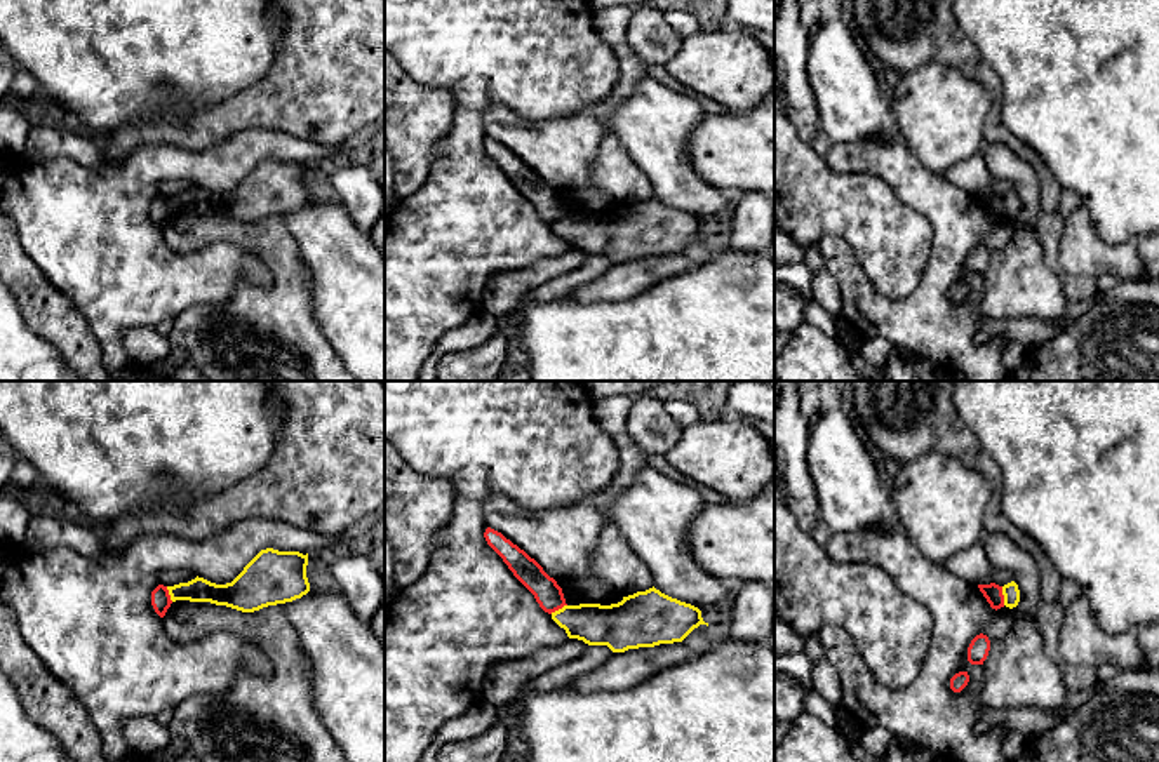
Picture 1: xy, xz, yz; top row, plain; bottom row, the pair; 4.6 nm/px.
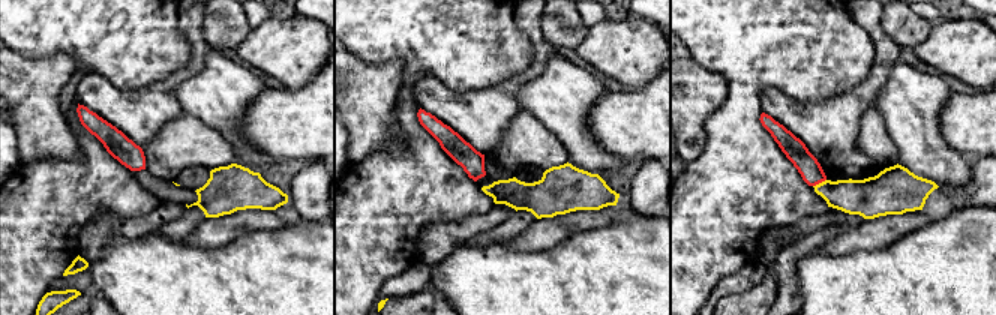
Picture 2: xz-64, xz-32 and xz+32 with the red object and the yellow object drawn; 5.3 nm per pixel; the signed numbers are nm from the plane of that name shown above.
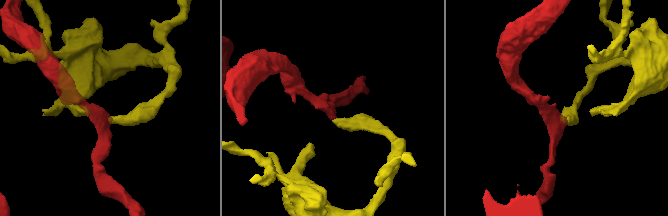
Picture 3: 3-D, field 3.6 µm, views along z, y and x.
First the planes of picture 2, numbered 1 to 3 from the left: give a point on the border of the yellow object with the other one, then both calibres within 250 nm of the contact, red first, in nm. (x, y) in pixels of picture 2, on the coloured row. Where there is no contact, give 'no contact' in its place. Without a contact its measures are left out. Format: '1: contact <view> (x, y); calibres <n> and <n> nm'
1: no contact
2: no contact
3: contact xz+32 (819, 182); calibres 120 and 190 nm

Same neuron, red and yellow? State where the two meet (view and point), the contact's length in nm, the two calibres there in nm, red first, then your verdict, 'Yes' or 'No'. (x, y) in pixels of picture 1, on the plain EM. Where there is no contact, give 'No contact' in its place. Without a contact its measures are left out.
Touches red at yz (1003, 206). Shared border 90 nm. Thickness 90 nm (red) against 80 nm. No

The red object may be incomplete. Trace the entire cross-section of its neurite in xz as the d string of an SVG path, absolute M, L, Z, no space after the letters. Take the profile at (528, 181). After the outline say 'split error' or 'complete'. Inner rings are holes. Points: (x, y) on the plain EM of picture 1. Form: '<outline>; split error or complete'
M491 137L486 139L484 148L503 169L513 186L534 205L545 223L552 224L567 216L557 191L550 188L524 160Z; complete

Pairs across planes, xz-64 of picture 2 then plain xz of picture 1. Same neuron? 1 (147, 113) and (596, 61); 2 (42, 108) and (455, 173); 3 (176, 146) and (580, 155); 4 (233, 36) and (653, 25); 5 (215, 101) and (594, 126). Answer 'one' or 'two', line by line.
1: two
2: two
3: two
4: one
5: two

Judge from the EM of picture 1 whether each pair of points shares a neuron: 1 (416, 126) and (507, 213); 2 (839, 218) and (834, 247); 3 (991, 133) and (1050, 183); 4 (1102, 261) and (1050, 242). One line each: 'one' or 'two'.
1: two
2: two
3: one
4: two

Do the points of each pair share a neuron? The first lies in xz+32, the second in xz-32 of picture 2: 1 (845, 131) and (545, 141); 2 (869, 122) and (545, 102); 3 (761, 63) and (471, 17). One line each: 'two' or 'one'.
1: two
2: two
3: one

